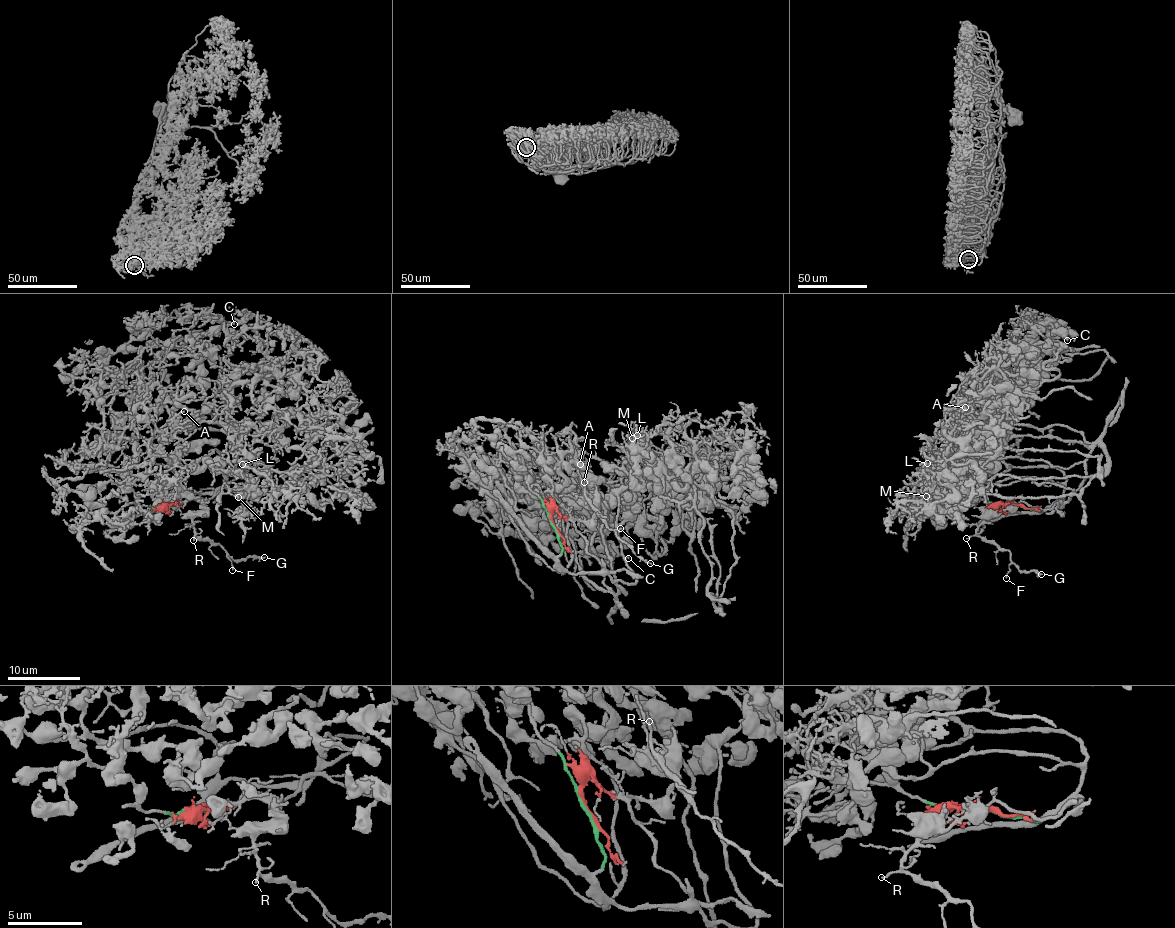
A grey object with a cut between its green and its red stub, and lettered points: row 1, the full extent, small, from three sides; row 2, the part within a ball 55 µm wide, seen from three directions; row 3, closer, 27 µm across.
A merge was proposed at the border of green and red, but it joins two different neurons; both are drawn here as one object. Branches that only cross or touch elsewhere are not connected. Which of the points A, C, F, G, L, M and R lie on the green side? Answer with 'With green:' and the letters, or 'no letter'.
With green: A, C, L, M

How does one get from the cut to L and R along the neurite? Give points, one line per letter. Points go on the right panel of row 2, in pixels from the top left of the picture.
L: (1014, 504), (1072, 496), (1050, 482), (944, 476), (921, 514), (911, 500), (927, 463)
R: (1014, 504), (1000, 502), (1009, 503), (966, 539)

